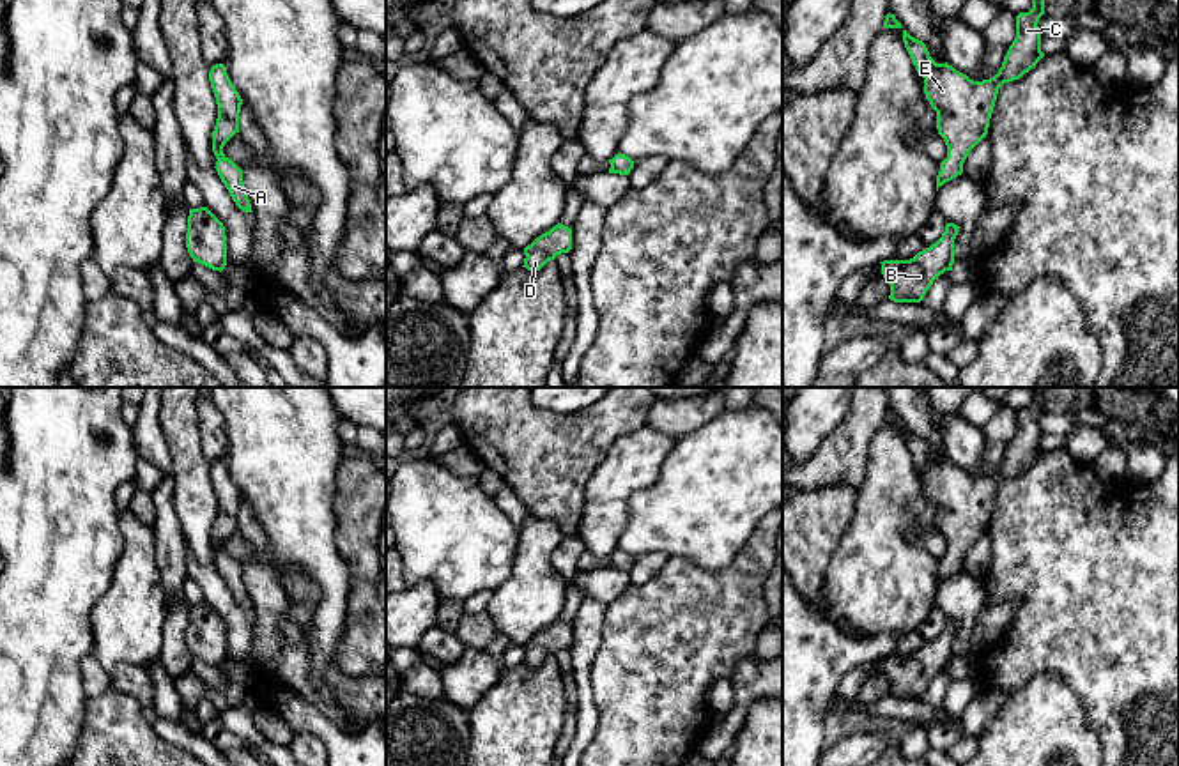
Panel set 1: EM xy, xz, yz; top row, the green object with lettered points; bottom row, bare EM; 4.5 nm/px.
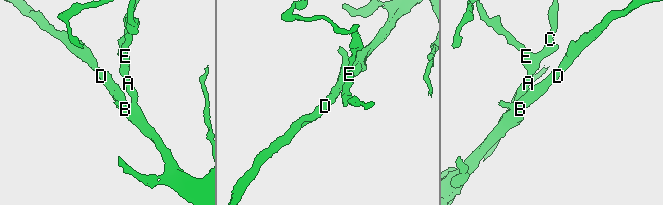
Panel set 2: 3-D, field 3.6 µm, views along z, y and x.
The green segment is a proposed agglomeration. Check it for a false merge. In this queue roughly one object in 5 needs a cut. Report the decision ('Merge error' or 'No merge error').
No merge error

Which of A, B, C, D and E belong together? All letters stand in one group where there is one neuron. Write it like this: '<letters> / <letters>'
A B C D E

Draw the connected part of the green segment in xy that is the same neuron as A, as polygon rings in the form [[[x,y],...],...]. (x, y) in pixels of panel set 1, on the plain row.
[[[223,460],[211,463],[209,478],[218,501],[218,515],[212,527],[212,548],[218,555],[214,564],[235,601],[244,609],[253,609],[244,586],[243,566],[223,550],[225,540],[235,529],[239,529],[239,509],[243,495],[232,481]]]

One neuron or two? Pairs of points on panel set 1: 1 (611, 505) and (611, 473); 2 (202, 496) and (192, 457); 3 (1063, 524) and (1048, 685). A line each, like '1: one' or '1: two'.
1: one
2: one
3: two

